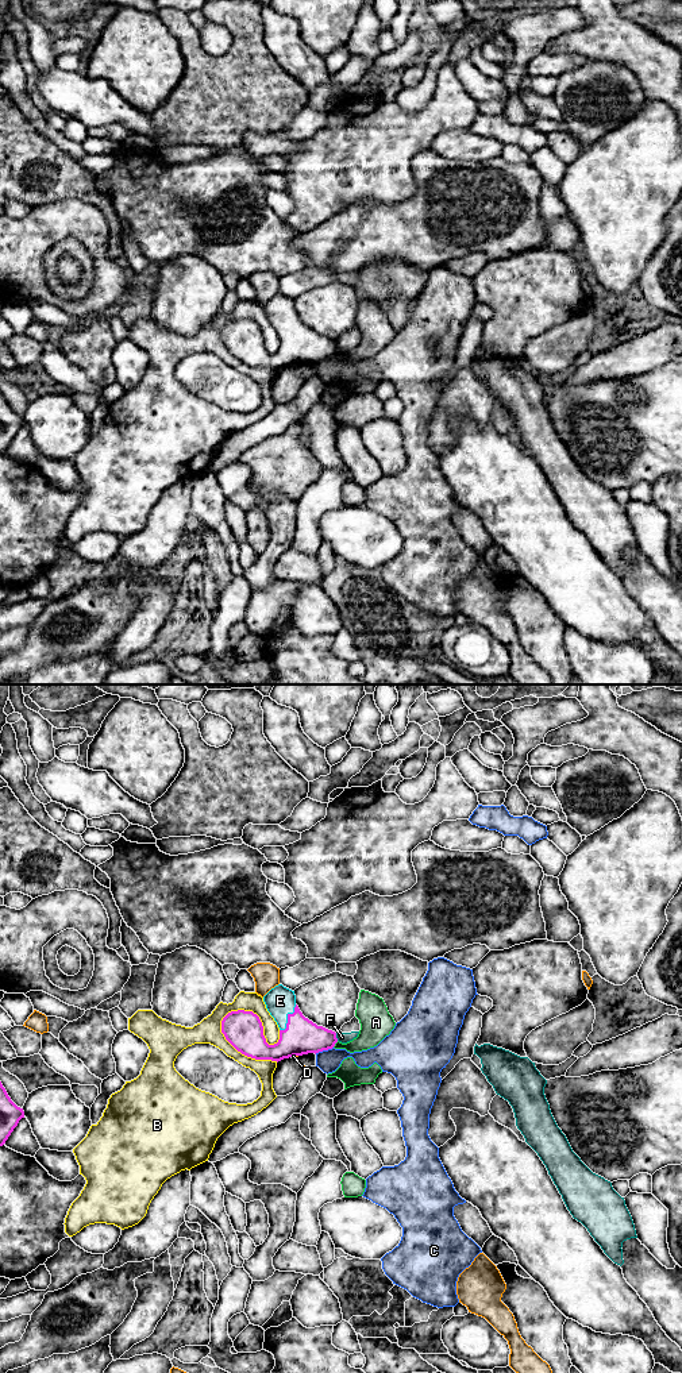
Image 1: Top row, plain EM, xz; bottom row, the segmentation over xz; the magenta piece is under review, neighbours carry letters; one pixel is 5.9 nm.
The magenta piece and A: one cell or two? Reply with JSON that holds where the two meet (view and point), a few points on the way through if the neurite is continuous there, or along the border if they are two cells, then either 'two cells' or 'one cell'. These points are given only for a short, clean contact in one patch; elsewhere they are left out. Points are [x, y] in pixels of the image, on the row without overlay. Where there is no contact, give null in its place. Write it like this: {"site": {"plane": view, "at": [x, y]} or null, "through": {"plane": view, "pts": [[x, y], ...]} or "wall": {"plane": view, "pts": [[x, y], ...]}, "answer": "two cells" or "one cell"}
{"site": {"plane": "xz", "at": [335, 351]}, "wall": {"plane": "xz", "pts": [[338, 350], [332, 355]]}, "answer": "two cells"}

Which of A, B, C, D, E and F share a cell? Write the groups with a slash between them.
A / B / C / D / E / F

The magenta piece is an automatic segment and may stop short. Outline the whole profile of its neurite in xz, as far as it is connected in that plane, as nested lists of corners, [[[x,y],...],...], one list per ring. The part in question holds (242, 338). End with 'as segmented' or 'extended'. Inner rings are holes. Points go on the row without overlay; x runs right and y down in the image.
[[[282,293],[271,297],[263,311],[280,336],[280,348],[274,354],[266,351],[262,331],[253,320],[231,320],[221,329],[221,342],[242,363],[278,371],[332,358],[338,351],[335,340],[317,335],[303,324],[296,313],[294,300]]]; extended

